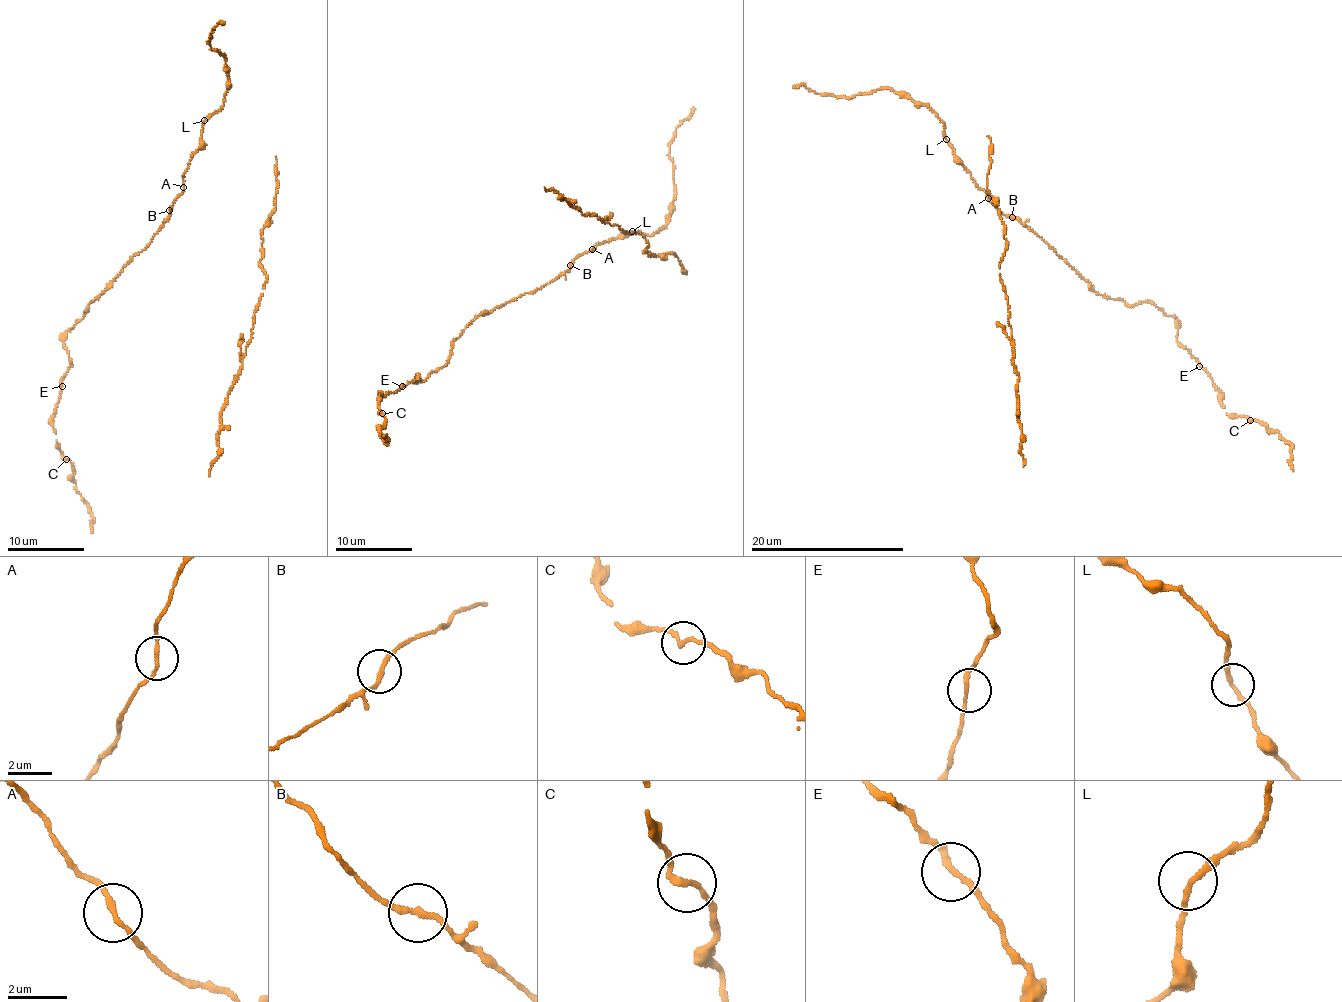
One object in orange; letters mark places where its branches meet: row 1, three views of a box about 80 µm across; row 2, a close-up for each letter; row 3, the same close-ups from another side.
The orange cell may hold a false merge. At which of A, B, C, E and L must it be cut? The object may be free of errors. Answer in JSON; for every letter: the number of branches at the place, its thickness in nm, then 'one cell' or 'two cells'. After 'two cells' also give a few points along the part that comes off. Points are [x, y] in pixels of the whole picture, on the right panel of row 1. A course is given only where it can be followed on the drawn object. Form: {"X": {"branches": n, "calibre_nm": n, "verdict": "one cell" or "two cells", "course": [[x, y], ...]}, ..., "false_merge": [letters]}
{"A": {"branches": 2, "calibre_nm": 160, "verdict": "one cell"}, "B": {"branches": 2, "calibre_nm": 180, "verdict": "one cell"}, "C": {"branches": 2, "calibre_nm": 180, "verdict": "one cell"}, "E": {"branches": 2, "calibre_nm": 190, "verdict": "one cell"}, "L": {"branches": 2, "calibre_nm": 180, "verdict": "one cell"}, "false_merge": []}

